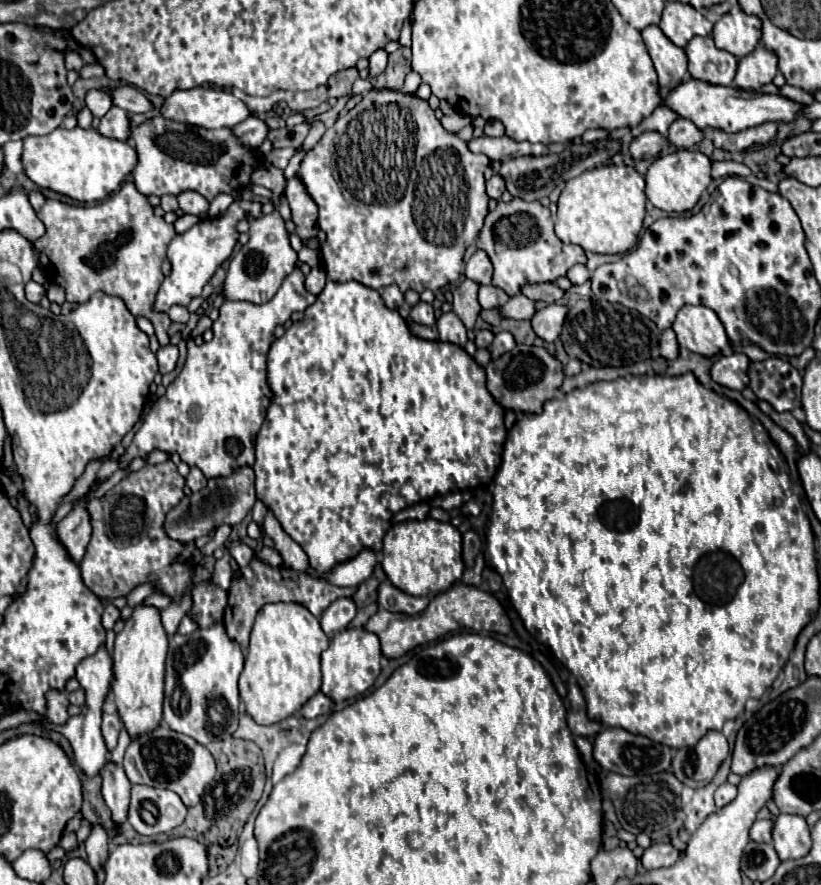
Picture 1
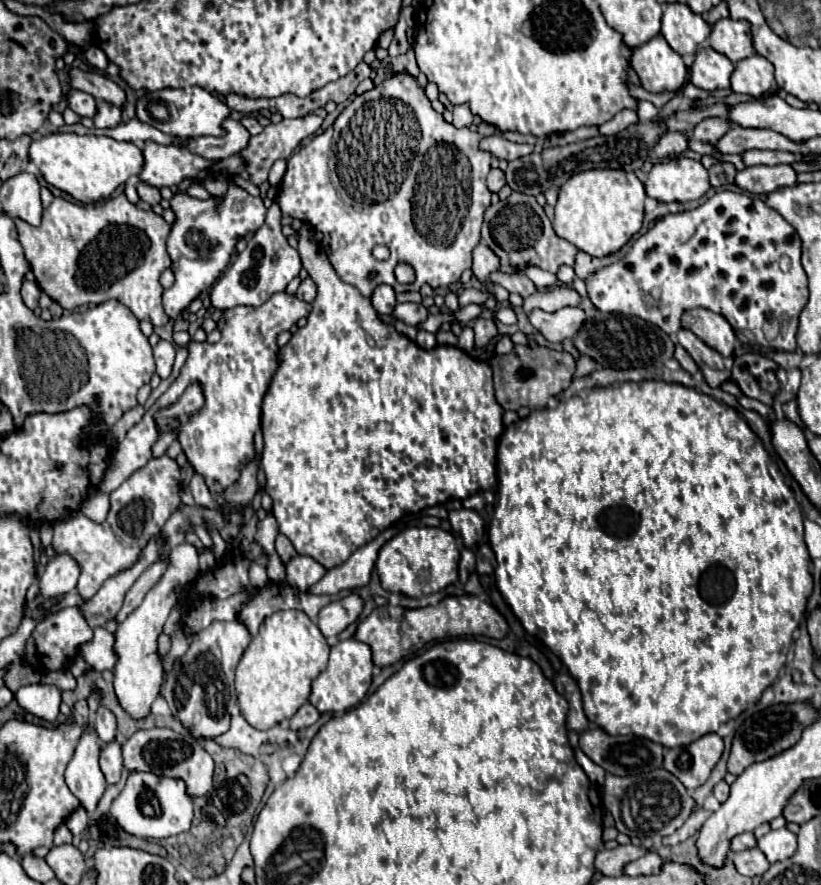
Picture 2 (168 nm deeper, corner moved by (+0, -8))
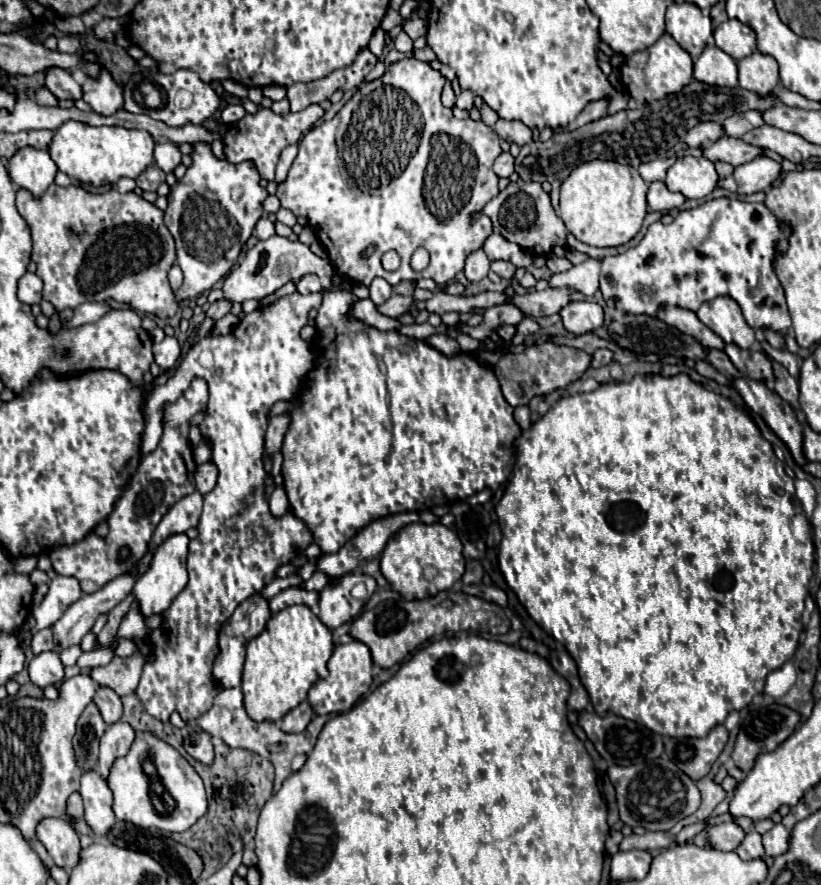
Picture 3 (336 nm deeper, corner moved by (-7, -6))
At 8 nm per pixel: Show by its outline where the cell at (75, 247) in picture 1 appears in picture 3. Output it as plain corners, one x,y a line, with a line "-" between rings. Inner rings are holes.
52,184
40,200
32,198
32,194
26,190
18,190
16,208
32,230
32,260
38,266
36,274
44,282
42,296
44,300
52,302
58,312
64,308
76,308
84,302
116,300
132,306
136,312
154,314
158,318
172,318
176,314
178,304
166,278
176,260
174,238
164,224
164,212
146,202
142,196
136,196
134,192
120,194
116,188
106,194
90,194
78,186
62,188
-
86,252
88,274
80,274

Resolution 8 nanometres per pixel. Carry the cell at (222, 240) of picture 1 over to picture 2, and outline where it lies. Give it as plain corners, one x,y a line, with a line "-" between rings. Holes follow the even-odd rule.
229,180
225,196
209,196
207,200
191,198
185,192
175,192
169,200
175,212
175,222
167,238
167,250
171,256
171,270
175,284
163,292
163,308
169,318
177,318
205,288
213,286
219,274
227,268
235,244
247,232
255,232
265,222
265,206
261,198
253,198
235,180

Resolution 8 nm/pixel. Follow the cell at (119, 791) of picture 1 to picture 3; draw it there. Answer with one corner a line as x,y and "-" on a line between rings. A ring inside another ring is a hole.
116,722
108,726
106,734
100,740
100,762
98,770
102,778
108,778
108,772
112,770
112,764
128,754
128,748
132,746
134,740
134,730
126,722

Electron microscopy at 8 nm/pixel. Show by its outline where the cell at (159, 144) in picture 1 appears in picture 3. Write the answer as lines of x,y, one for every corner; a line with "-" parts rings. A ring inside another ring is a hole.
160,142
154,148
154,160
156,160
156,166
168,174
182,164
182,152
172,142

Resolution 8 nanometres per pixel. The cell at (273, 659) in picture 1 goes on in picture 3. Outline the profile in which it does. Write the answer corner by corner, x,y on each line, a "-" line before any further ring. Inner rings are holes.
290,606
274,614
264,632
256,638
252,638
246,646
246,662
244,662
244,672
242,672
242,694
244,694
244,708
252,720
270,720
270,722
280,722
296,704
304,702
308,696
310,686
328,674
328,660
332,656
334,642
332,642
332,632
320,622
316,614
312,614
310,608
306,606

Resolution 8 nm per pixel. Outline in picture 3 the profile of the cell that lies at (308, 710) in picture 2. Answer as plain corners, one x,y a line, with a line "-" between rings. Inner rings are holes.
302,702
298,708
290,710
282,722
280,722
280,728
284,732
290,732
290,734
298,734
298,732
304,732
306,726
310,724
310,720
314,718
314,710
308,702

